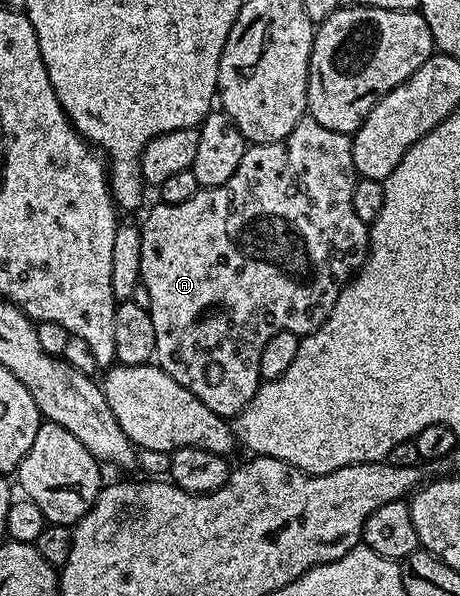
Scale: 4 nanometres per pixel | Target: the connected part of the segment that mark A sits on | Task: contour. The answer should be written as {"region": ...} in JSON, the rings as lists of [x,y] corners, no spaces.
{"region":[[[311,117],[298,121],[295,129],[283,137],[283,141],[274,143],[254,143],[246,146],[243,161],[239,161],[239,169],[227,185],[218,187],[203,187],[198,189],[191,201],[183,201],[179,205],[158,202],[149,212],[146,210],[145,223],[140,224],[141,244],[139,245],[139,261],[141,262],[141,286],[147,289],[149,298],[149,316],[158,333],[169,331],[169,359],[160,360],[159,366],[183,389],[195,393],[207,409],[211,409],[222,417],[235,417],[255,397],[257,388],[263,380],[259,373],[259,353],[263,353],[263,345],[275,333],[290,331],[299,337],[309,335],[331,313],[335,301],[345,284],[361,270],[365,263],[365,256],[369,254],[369,227],[359,221],[355,213],[355,205],[351,203],[352,194],[358,181],[355,161],[353,160],[353,140],[349,135],[327,129],[319,125]]]}

